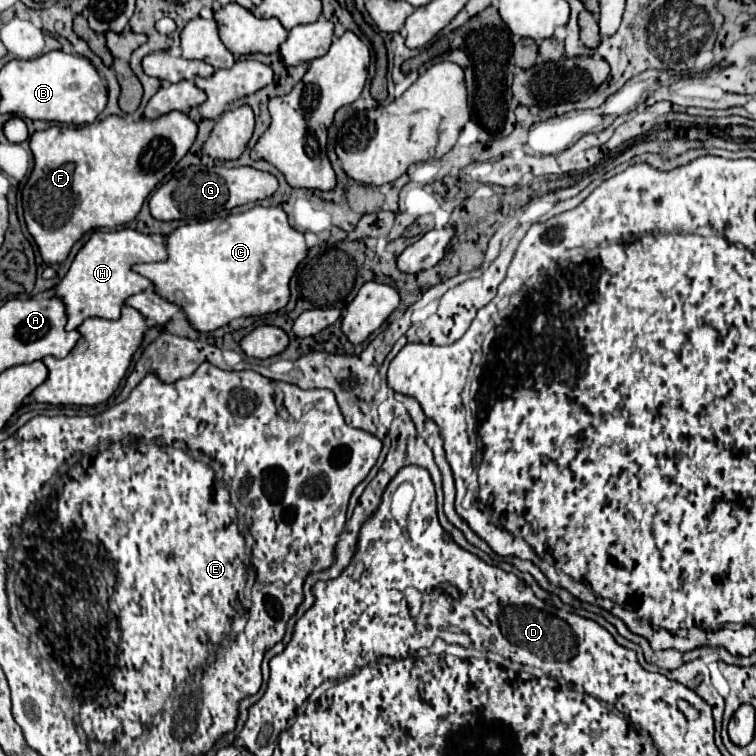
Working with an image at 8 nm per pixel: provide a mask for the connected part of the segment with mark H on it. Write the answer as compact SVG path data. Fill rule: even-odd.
M131 228L93 232L87 244L75 256L67 276L55 286L57 296L65 302L67 308L67 330L79 328L79 324L91 316L117 320L129 296L153 288L151 280L133 272L133 264L163 260L167 260L166 235L143 234Z

